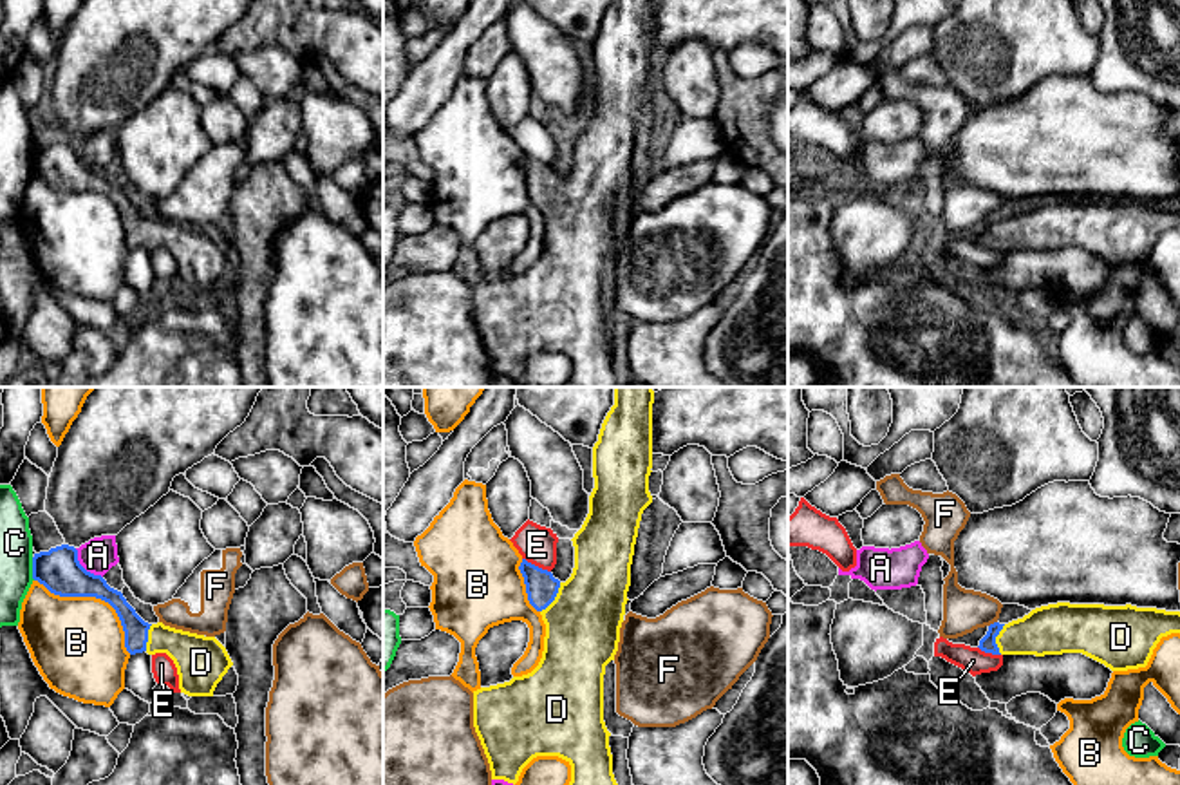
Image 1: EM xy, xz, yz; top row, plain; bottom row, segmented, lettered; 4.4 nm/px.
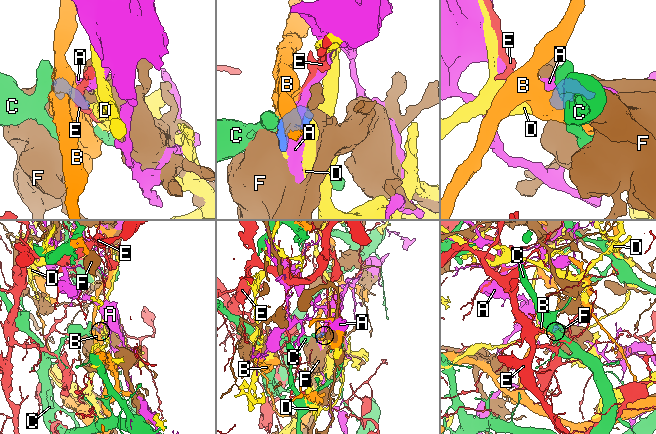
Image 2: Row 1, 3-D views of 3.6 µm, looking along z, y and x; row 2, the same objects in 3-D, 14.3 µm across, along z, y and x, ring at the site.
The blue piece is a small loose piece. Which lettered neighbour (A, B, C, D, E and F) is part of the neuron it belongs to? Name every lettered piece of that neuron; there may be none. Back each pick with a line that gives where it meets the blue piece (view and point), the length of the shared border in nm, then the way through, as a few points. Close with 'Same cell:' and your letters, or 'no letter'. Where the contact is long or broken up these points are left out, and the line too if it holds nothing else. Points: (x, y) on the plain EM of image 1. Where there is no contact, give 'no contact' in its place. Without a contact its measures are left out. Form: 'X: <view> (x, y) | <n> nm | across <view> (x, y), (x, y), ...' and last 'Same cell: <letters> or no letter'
D: xz (555, 190) | 160 nm
Same cell: D

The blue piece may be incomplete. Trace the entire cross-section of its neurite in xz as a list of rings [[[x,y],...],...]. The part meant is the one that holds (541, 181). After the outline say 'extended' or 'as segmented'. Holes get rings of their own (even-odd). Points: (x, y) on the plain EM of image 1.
[[[613,0],[598,36],[593,42],[595,83],[589,90],[589,109],[575,128],[575,163],[566,177],[522,154],[529,199],[546,219],[544,246],[538,260],[510,277],[473,286],[473,322],[490,358],[492,374],[517,378],[522,364],[537,351],[558,351],[571,360],[571,376],[560,387],[622,387],[613,369],[611,327],[604,317],[604,270],[614,255],[620,222],[631,181],[631,159],[643,105],[652,98],[649,71],[652,63],[652,0]]]; extended

